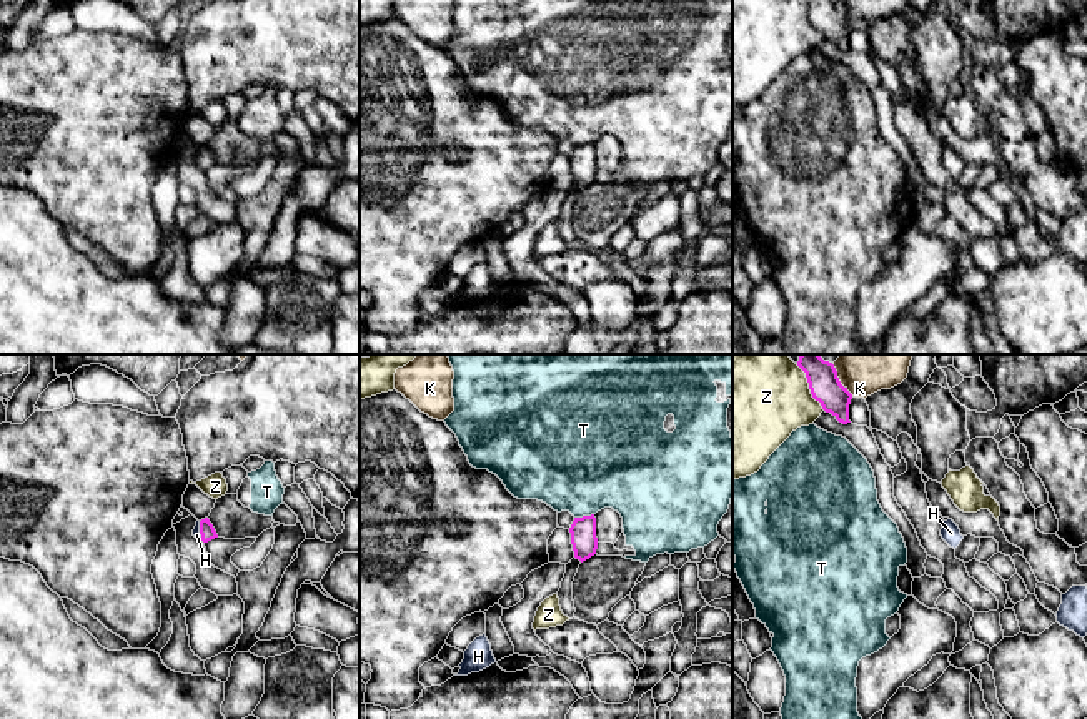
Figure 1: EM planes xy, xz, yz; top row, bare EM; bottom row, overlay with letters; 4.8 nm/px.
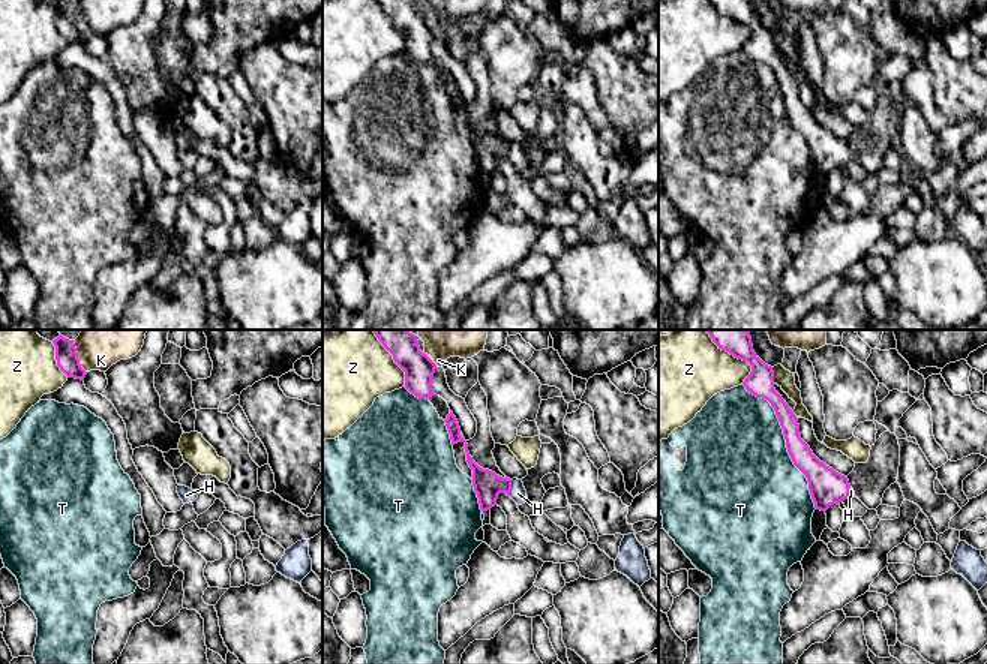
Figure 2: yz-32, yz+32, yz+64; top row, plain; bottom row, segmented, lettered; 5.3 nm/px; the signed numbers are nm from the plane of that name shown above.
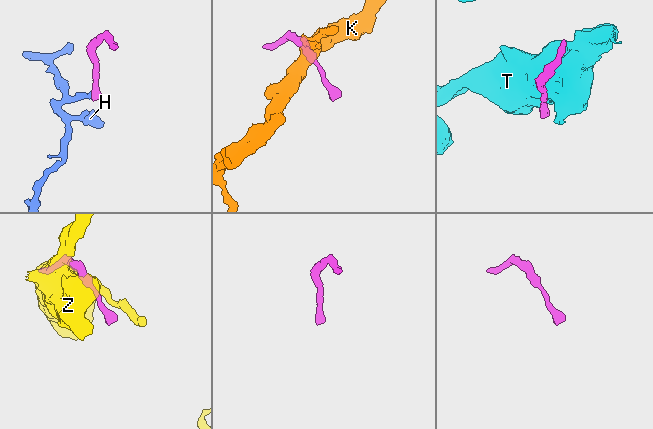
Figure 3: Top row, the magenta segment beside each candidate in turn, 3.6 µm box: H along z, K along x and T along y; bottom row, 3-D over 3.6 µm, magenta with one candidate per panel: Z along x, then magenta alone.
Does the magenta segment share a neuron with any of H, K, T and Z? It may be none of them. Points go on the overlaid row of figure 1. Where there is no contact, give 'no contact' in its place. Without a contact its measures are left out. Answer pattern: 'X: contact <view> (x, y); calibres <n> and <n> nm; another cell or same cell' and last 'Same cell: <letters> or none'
H: contact xy (200, 531); calibres 70 and 40 nm; same cell
K: contact yz (838, 380); calibres 150 and 340 nm; another cell
T: contact xz (583, 516); calibres 130 and 460 nm; another cell
Z: contact yz (809, 388); calibres 150 and 460 nm; another cell
Same cell: H

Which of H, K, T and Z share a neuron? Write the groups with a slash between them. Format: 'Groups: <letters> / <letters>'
Groups: H / K / T / Z

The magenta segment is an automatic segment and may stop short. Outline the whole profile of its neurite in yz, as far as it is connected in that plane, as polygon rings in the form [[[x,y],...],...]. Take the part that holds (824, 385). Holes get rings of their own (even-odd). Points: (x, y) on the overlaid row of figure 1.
[[[801,355],[797,366],[806,373],[811,394],[821,403],[822,409],[842,424],[851,423],[852,394],[841,384],[834,364],[824,361],[819,355]]]

